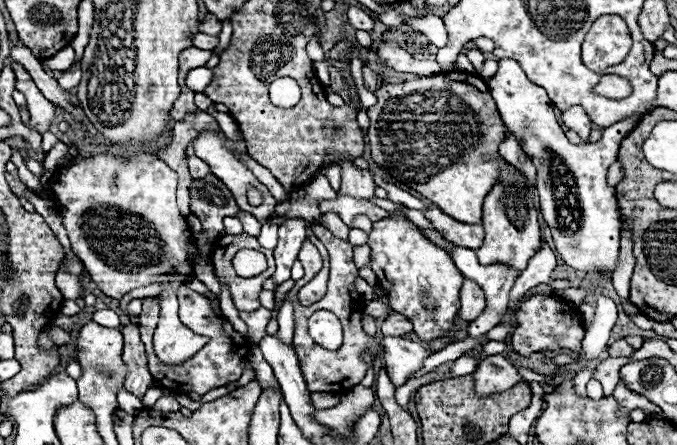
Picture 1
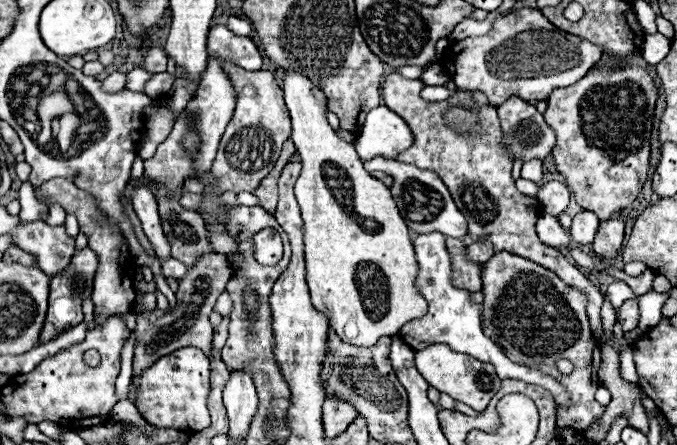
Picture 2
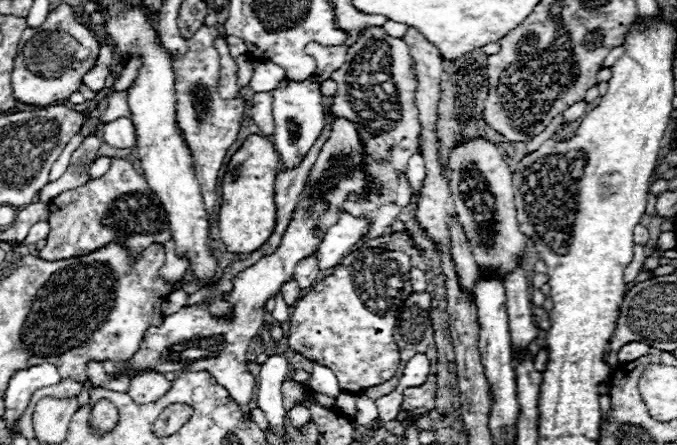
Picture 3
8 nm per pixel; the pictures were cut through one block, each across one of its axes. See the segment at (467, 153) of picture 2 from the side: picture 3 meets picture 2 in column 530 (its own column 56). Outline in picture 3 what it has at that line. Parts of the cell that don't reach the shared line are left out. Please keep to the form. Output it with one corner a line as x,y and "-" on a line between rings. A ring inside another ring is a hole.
114,158
110,170
102,178
88,180
80,188
58,194
48,206
48,222
52,226
52,232
46,238
46,248
40,250
40,258
44,260
68,260
86,256
88,252
104,248
110,242
124,244
130,256
138,258
140,252
150,244
162,244
172,238
160,200
128,160

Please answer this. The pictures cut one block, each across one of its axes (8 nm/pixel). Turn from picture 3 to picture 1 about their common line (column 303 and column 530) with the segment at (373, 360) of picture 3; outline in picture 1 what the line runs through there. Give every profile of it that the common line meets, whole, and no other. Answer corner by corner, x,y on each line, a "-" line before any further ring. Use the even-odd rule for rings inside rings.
530,296
520,304
516,310
516,338
512,336
512,346
516,354
530,356
534,352
544,350
582,350
582,338
584,338
584,326
580,324
580,314
572,304
562,304
554,300
552,296

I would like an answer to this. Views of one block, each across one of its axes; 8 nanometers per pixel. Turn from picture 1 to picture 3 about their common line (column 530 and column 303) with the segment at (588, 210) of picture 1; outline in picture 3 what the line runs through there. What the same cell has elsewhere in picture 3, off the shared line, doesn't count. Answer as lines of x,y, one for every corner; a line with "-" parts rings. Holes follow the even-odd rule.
314,76
304,82
292,82
284,78
280,86
272,90
272,96
274,96
272,110
276,122
272,134
274,148
282,160
282,170
296,168
324,130
324,100
322,100
324,96
320,92
320,82

